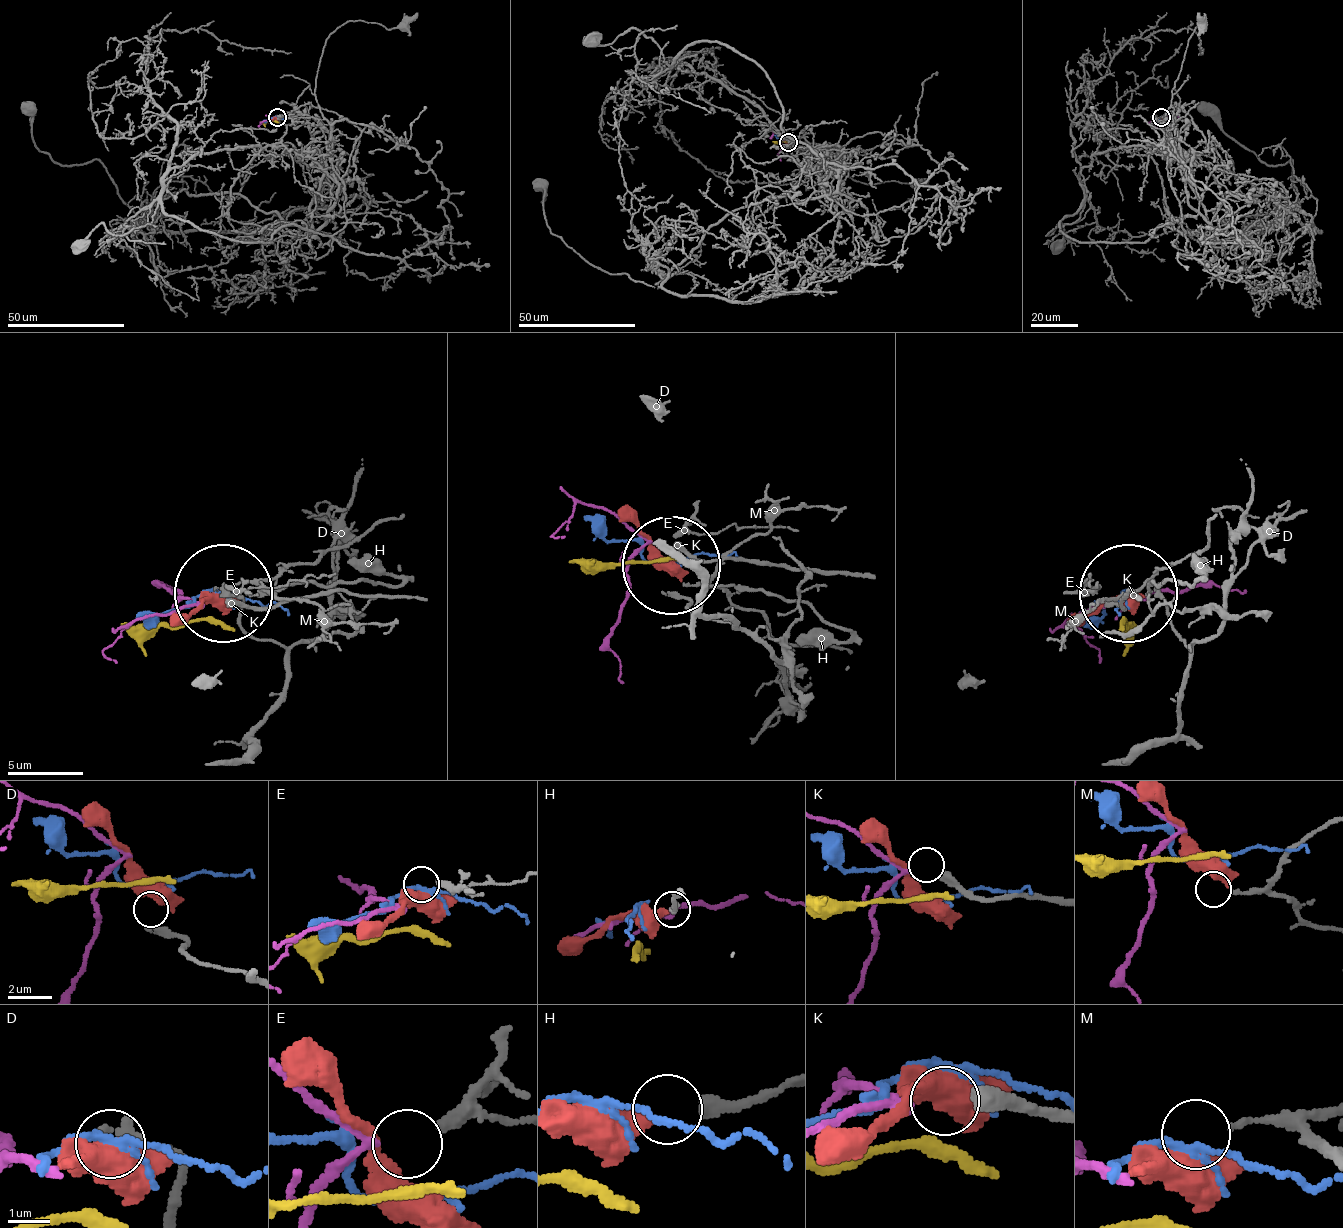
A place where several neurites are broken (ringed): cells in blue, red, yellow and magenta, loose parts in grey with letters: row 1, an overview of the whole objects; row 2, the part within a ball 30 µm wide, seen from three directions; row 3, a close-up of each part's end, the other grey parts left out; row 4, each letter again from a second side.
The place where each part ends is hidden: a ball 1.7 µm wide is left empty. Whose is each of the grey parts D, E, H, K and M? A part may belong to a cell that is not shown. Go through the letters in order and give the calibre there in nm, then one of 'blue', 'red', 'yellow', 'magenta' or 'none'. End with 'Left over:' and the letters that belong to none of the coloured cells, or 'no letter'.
D: 360 nm thick; blue
E: 240 nm thick; none
H: 280 nm thick; red
K: 440 nm thick; magenta
M: 150 nm thick; none
Left over: E, M

